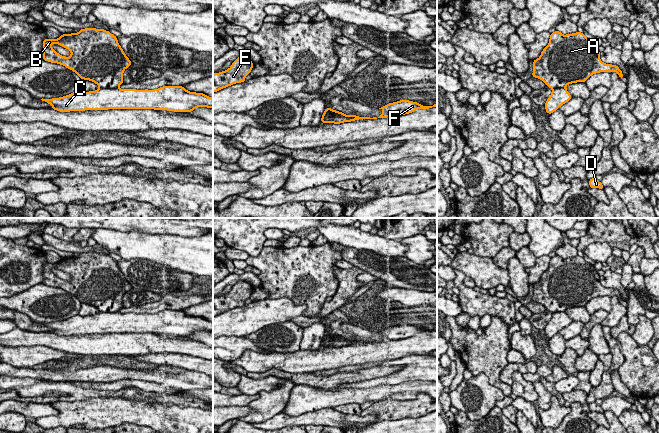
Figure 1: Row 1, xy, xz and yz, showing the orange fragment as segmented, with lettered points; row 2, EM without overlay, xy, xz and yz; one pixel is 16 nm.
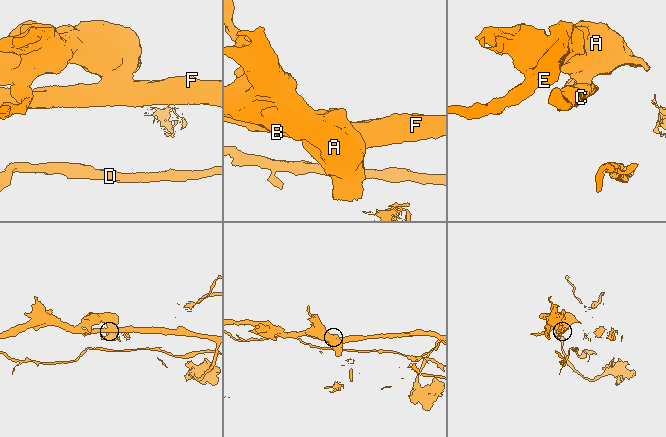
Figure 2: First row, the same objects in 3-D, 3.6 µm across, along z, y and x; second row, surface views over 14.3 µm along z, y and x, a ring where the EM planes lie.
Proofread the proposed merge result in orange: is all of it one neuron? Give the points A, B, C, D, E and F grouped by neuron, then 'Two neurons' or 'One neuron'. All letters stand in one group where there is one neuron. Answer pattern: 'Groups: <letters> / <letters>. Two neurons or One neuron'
Groups: A B D E / C F. Two neurons

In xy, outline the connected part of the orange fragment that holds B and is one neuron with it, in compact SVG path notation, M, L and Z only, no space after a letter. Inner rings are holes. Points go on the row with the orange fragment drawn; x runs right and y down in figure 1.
M96 28L62 34L58 39L44 39L43 54L43 60L61 64L81 79L96 83L99 88L118 88L123 84L124 70L132 65L117 37ZM53 43L69 49L71 56L57 53L51 46Z

